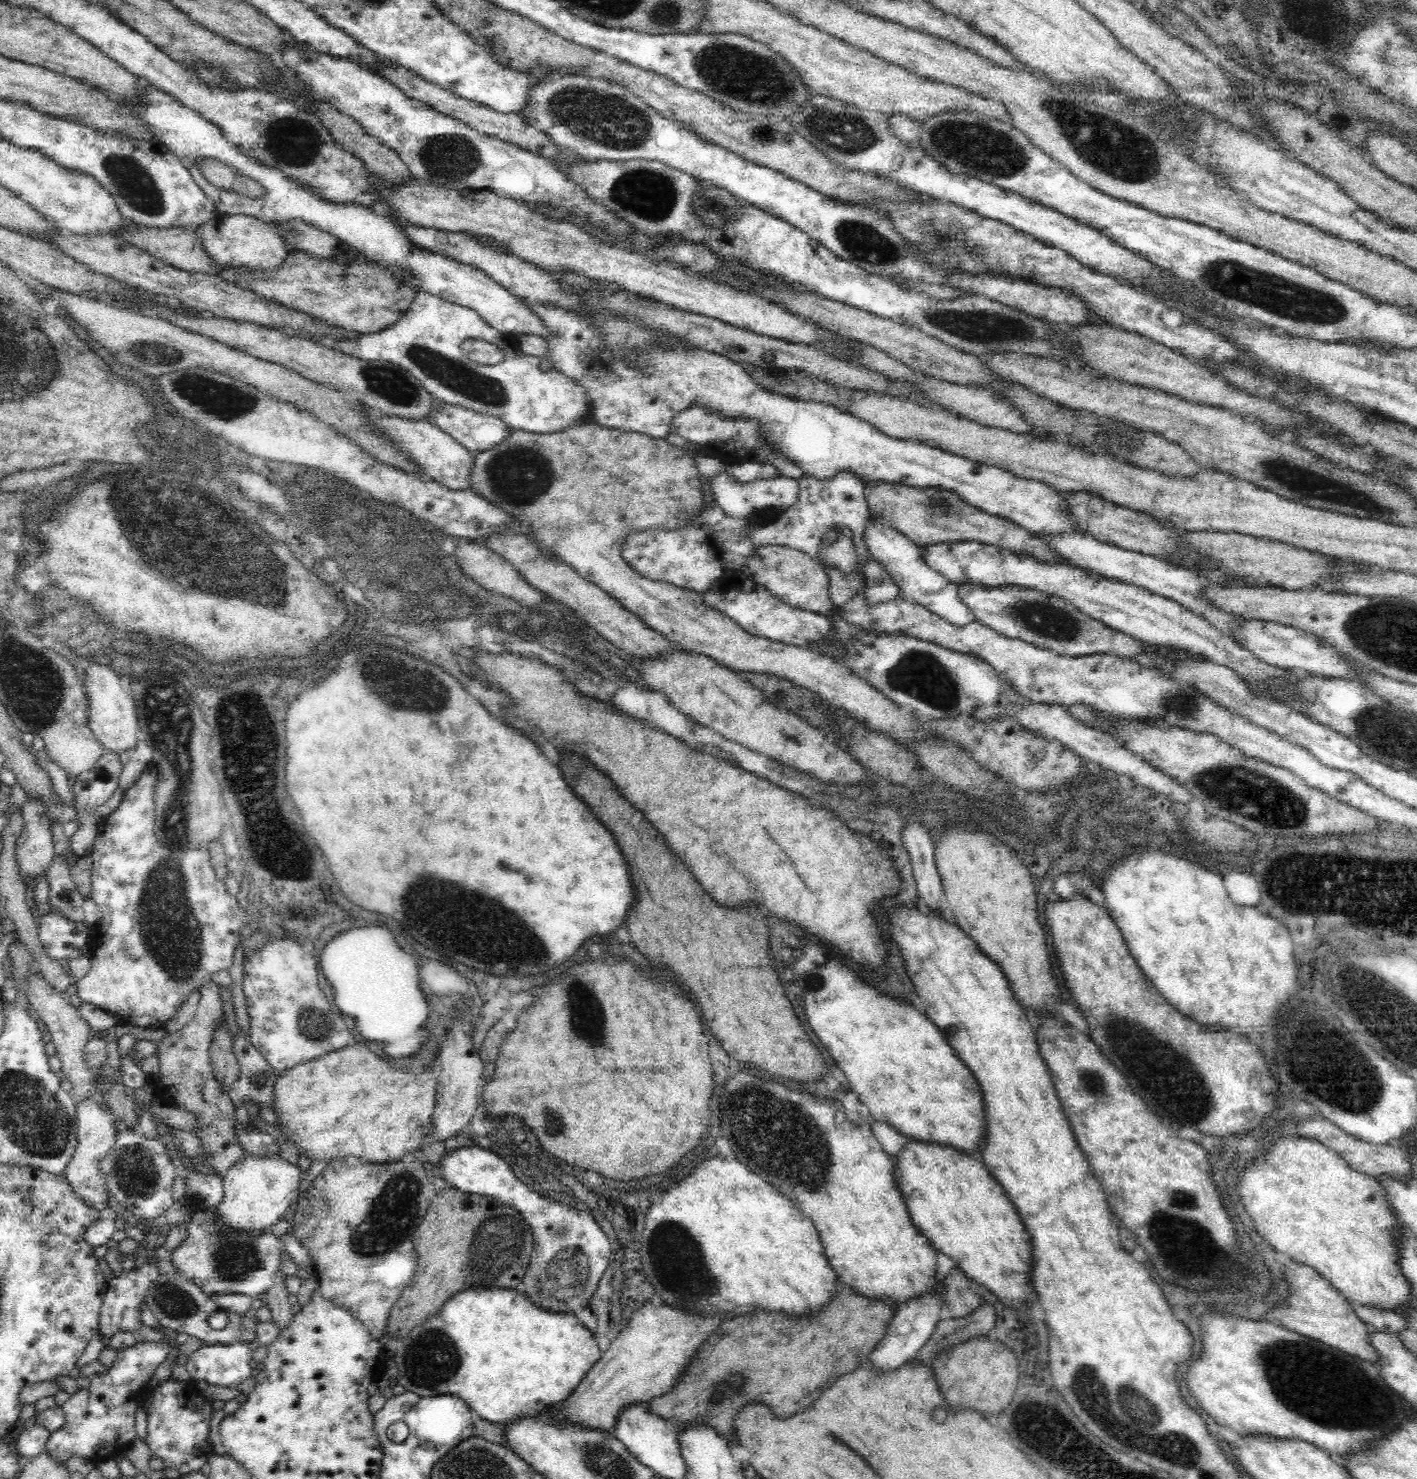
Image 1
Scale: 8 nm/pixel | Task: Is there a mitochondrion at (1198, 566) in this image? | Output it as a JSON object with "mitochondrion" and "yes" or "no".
{"mitochondrion":"no"}

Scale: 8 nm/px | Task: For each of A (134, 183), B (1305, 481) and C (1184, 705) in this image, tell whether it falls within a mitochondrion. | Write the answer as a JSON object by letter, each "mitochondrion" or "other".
{"A":"mitochondrion","B":"mitochondrion","C":"mitochondrion"}

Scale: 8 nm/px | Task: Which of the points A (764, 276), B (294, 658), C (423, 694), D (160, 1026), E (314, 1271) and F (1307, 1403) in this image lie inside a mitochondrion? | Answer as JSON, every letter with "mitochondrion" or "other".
{"A":"other","B":"other","C":"mitochondrion","D":"other","E":"other","F":"mitochondrion"}

